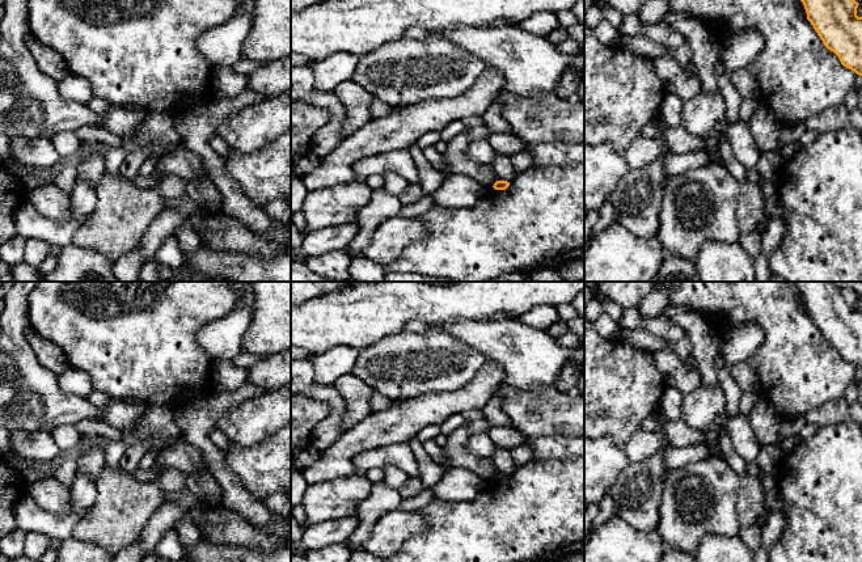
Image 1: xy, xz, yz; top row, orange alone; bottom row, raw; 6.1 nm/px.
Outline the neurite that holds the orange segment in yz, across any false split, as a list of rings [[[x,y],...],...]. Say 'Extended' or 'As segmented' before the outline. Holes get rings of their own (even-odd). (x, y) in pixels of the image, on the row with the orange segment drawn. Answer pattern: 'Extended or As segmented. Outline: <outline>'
As segmented. Outline: [[[800,0],[807,20],[811,22],[824,46],[833,51],[841,64],[862,76],[862,17],[857,16],[855,0]]]

